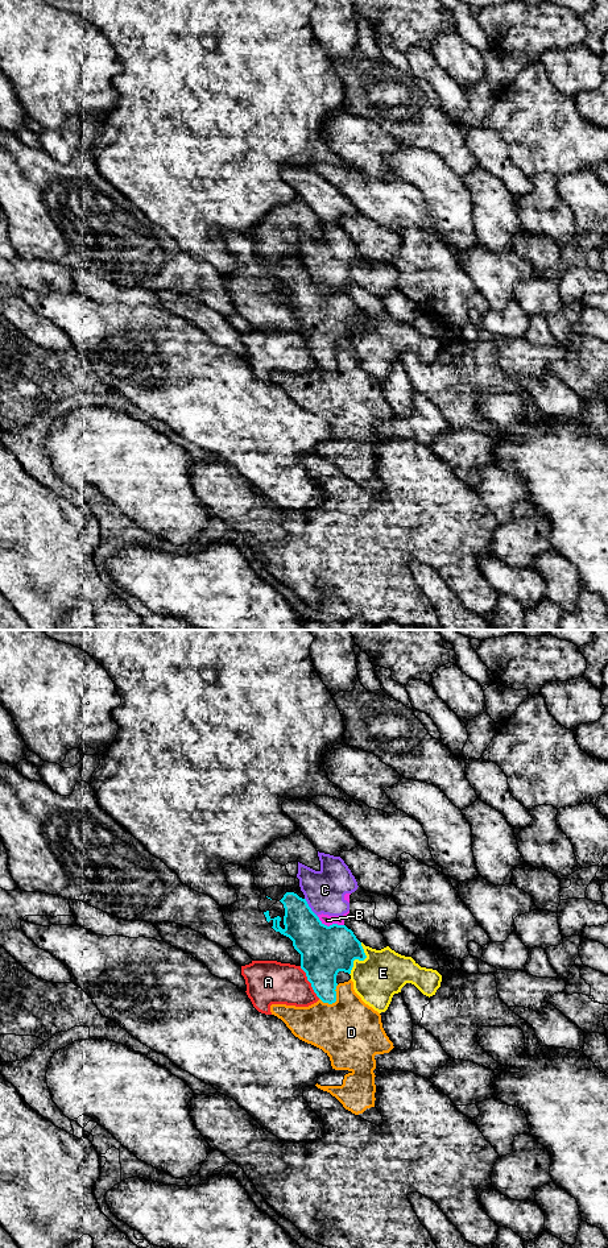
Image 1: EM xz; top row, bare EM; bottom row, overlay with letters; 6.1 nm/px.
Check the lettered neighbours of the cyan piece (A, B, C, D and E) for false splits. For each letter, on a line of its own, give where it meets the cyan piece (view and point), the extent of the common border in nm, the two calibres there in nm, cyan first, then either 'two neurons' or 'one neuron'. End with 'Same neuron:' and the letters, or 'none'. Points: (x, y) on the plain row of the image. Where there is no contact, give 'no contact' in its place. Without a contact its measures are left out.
A: meets cyan in xz at (309, 348); contact 240 nm long; 300 nm thick on the cyan side, 280 nm on the other; two neurons
B: meets cyan in xz at (330, 293); contact 180 nm long; 300 nm thick on the cyan side, 70 nm on the other; two neurons
C: meets cyan in xz at (309, 274); contact 140 nm long; 260 nm thick on the cyan side, 240 nm on the other; two neurons
D: meets cyan in xz at (335, 368); contact 150 nm long; 240 nm thick on the cyan side, 380 nm on the other; two neurons
E: meets cyan in xz at (360, 327); contact 220 nm long; 300 nm thick on the cyan side, 280 nm on the other; two neurons
Same neuron: none

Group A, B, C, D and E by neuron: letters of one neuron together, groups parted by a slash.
A / B C / D / E

